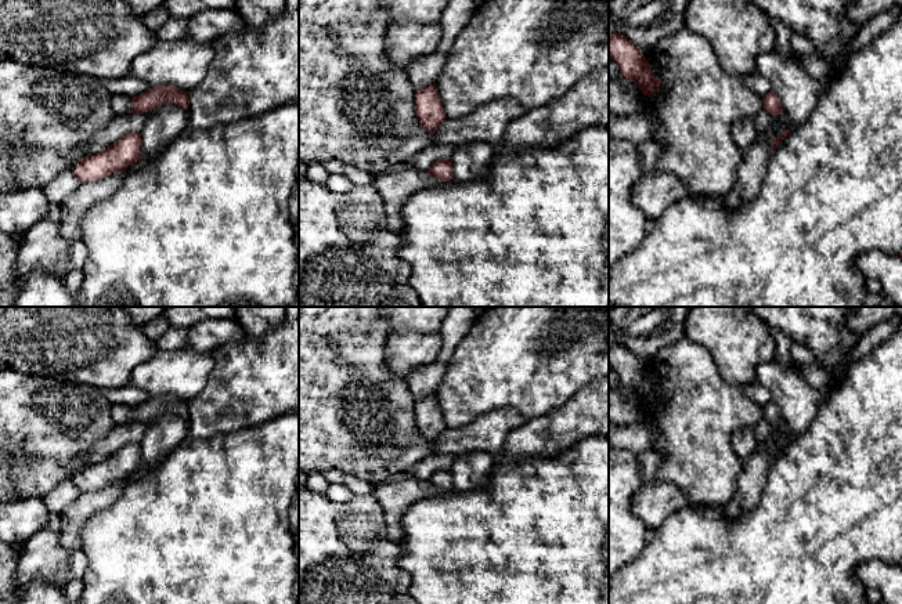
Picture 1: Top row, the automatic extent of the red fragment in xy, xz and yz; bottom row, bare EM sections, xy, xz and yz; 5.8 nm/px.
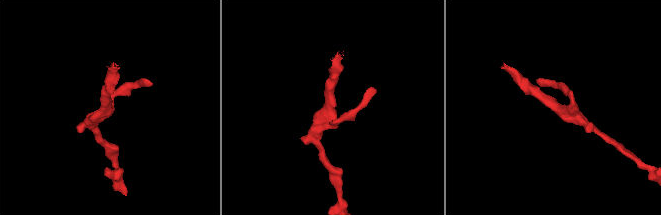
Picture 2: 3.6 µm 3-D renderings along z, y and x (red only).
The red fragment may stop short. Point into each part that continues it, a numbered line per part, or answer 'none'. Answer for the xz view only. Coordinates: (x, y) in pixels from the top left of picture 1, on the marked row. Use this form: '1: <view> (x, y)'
none

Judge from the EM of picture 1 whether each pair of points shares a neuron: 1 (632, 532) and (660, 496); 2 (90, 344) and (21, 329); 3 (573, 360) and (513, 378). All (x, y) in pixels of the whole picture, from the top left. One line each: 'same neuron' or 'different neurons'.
1: different neurons
2: same neuron
3: same neuron

